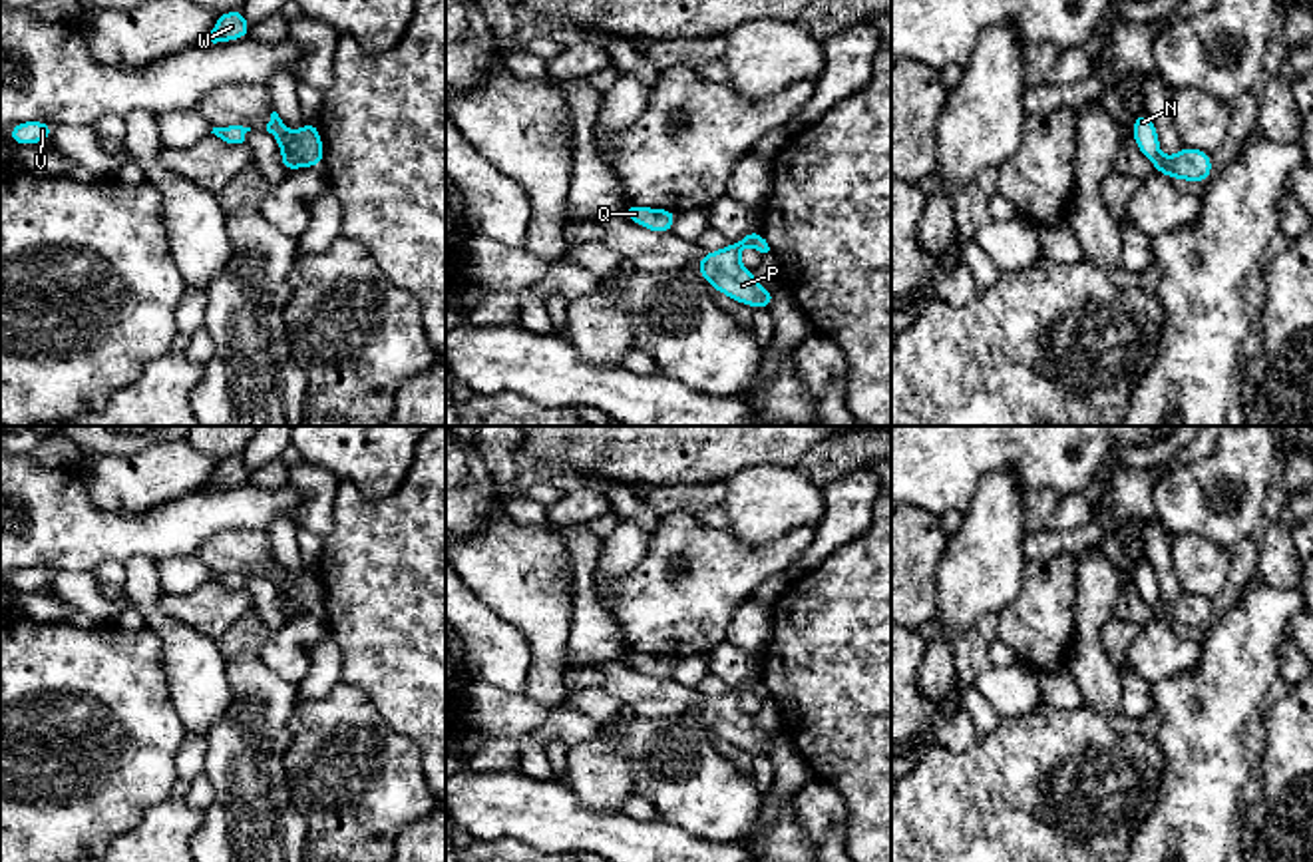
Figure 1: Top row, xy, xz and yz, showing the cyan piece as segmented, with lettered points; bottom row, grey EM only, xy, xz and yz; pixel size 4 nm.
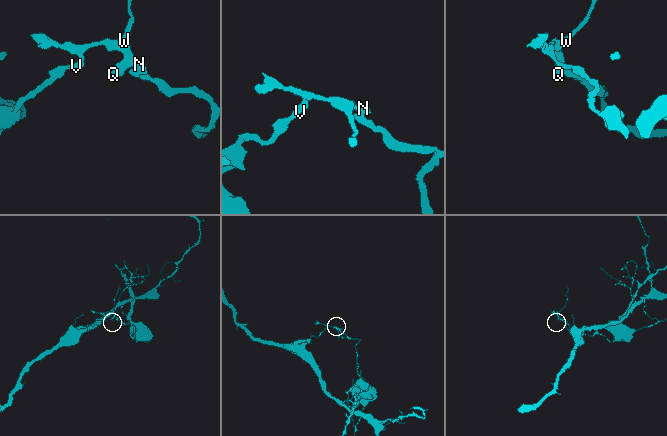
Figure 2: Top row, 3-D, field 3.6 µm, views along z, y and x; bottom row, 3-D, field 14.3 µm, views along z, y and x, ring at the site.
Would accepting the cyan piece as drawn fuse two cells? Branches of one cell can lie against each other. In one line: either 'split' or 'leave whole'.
split

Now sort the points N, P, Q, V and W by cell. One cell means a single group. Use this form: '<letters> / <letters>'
N Q V W / P

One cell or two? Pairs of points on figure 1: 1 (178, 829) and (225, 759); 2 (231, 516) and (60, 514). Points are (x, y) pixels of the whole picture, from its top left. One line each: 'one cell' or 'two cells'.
1: two cells
2: one cell

